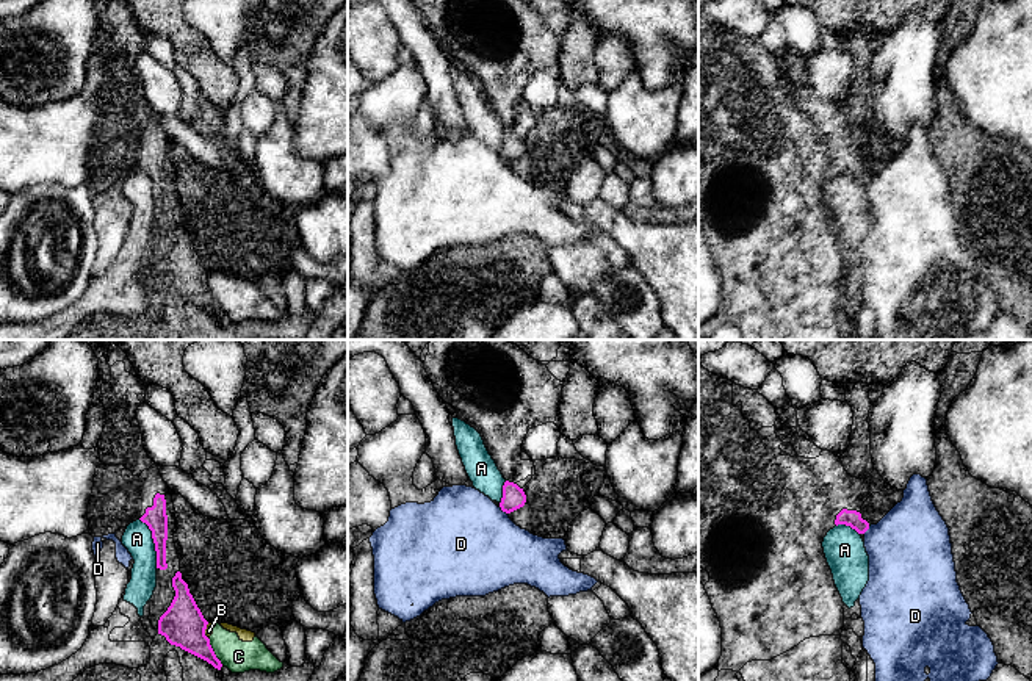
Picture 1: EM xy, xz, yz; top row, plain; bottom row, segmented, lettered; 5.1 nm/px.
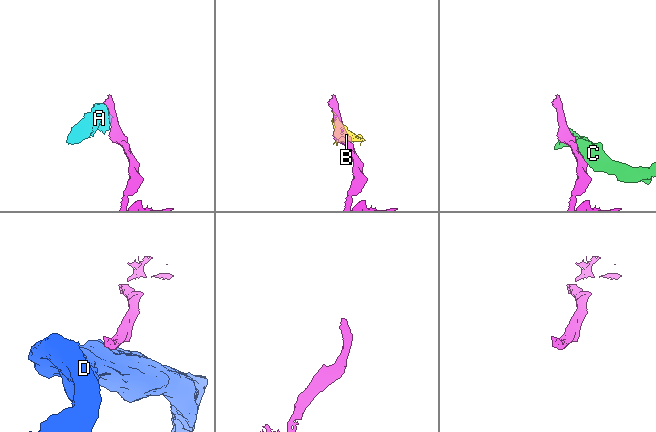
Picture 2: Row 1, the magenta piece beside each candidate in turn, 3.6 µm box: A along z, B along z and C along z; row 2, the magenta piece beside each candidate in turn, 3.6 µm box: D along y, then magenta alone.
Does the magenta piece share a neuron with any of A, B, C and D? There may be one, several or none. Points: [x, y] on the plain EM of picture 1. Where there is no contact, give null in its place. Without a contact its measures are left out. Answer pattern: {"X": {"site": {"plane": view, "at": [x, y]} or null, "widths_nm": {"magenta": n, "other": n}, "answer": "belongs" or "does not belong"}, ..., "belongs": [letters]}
{"A": {"site": {"plane": "xy", "at": [154, 191]}, "widths_nm": {"magenta": 120, "other": 150}, "answer": "does not belong"}, "B": {"site": {"plane": "xy", "at": [204, 281]}, "widths_nm": {"magenta": 220, "other": 50}, "answer": "does not belong"}, "C": {"site": {"plane": "xy", "at": [213, 301]}, "widths_nm": {"magenta": 220, "other": 170}, "answer": "does not belong"}, "D": {"site": {"plane": "xz", "at": [503, 160]}, "widths_nm": {"magenta": 120, "other": 500}, "answer": "does not belong"}, "belongs": []}

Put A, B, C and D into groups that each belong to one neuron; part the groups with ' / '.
A B C / D

